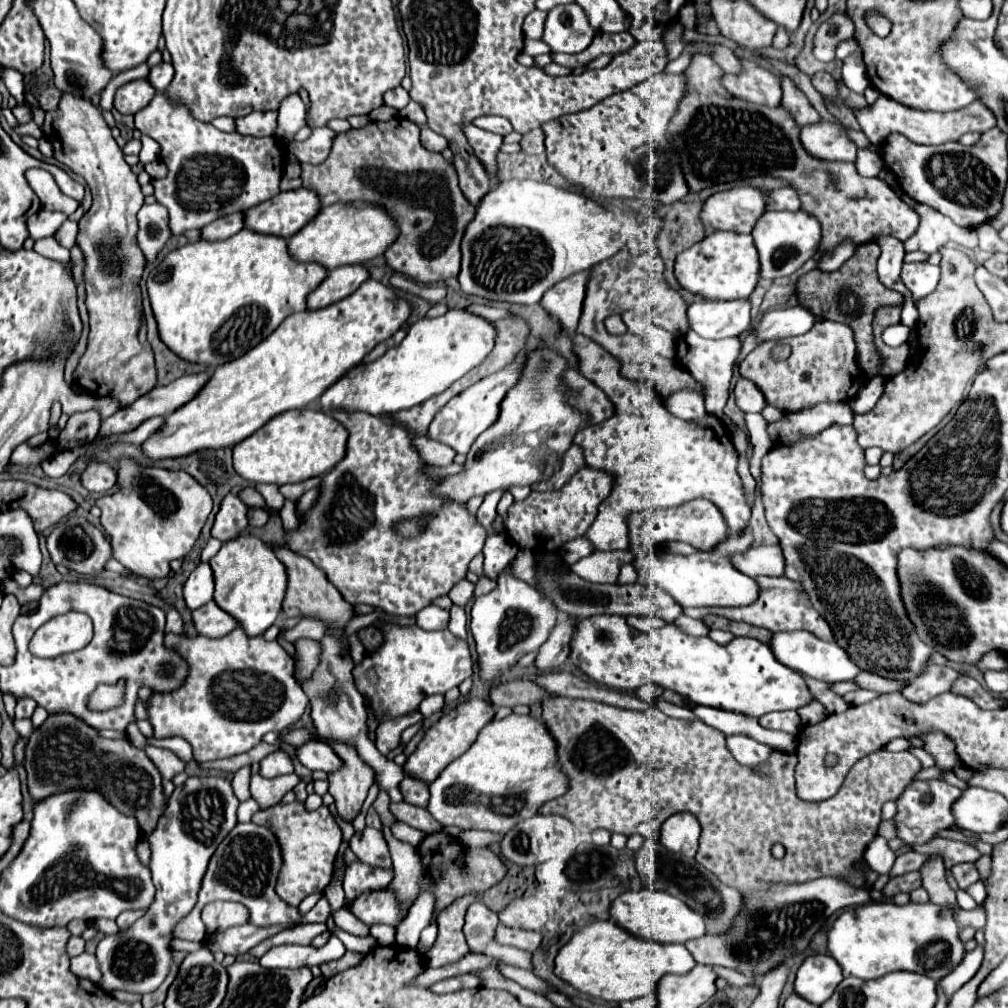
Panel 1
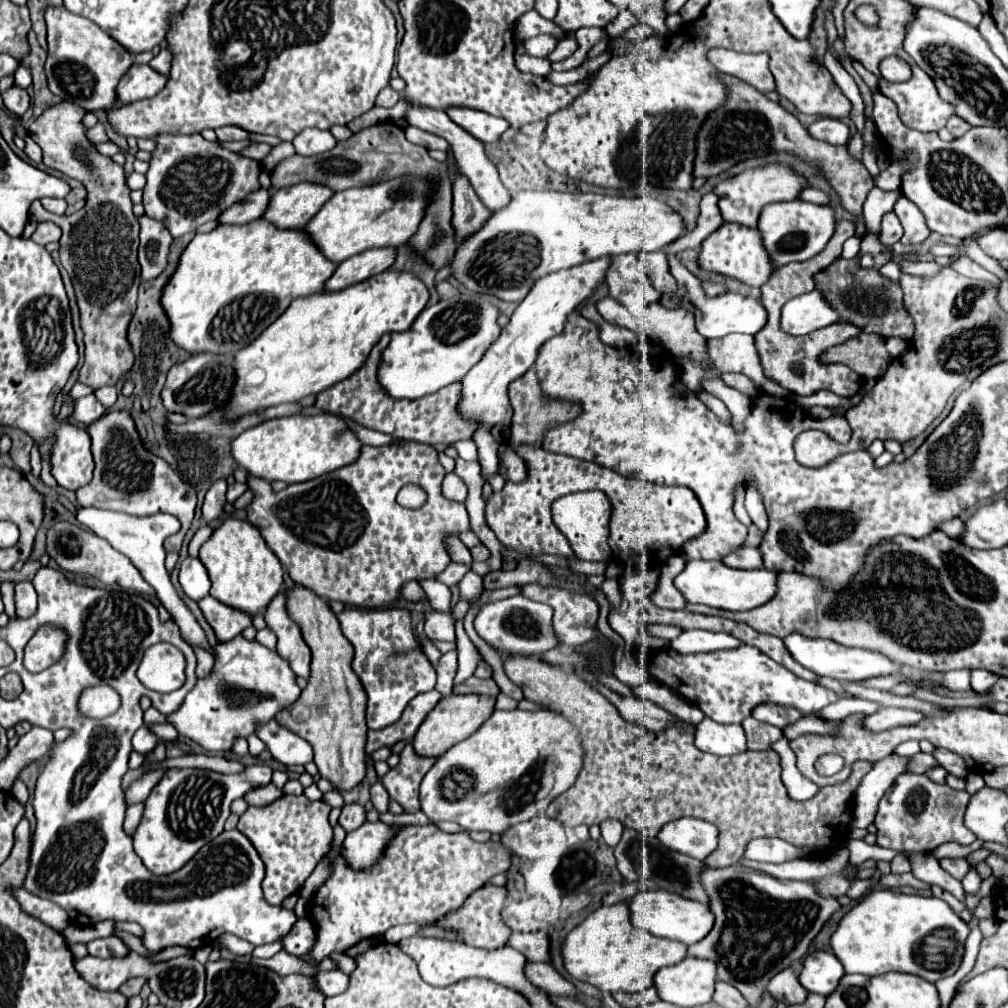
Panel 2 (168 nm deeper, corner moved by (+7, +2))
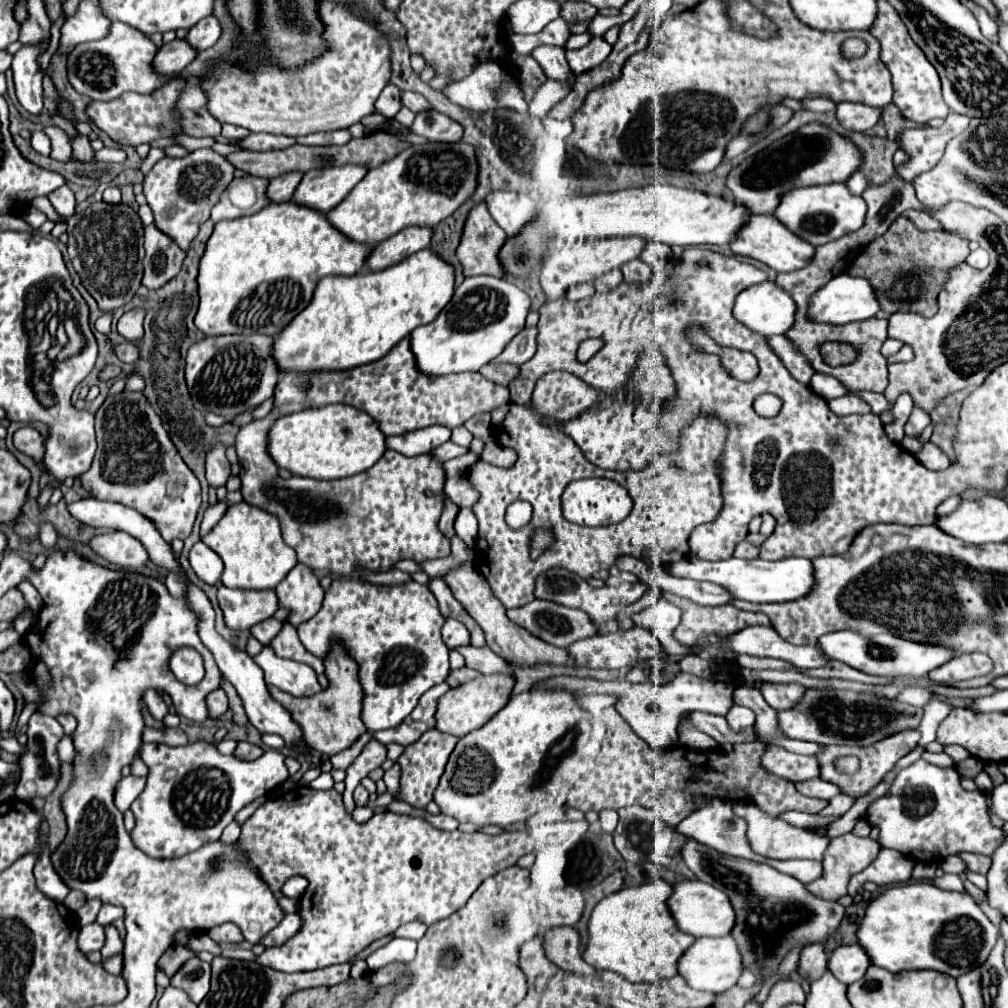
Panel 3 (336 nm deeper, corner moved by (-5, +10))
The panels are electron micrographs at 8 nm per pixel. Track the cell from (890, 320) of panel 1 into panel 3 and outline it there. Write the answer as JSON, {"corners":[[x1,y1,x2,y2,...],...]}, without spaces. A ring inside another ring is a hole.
{"corners":[[826,342,822,344,822,358,830,366,840,366,854,362,858,356,856,350,850,348,850,344,840,344,840,342]]}

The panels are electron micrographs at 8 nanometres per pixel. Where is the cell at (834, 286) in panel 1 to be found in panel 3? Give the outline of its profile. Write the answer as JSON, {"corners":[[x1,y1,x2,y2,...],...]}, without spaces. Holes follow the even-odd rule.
{"corners":[[898,216,886,234,872,240,858,254,858,258,848,268,848,274,868,278,874,284,876,298,880,302,880,308,886,314,912,312,912,314,930,318,936,314,936,308,938,308,936,296,948,278,948,270,952,266,964,262,968,252,970,252,968,242,958,238,956,234,946,232,946,230,920,232,908,218],[884,250,886,250,886,254,882,254],[876,274,878,274,878,284,876,284],[888,276,898,276,898,278,892,282],[884,278,888,278,890,284,886,284],[922,278,924,278,924,282,922,282]]}

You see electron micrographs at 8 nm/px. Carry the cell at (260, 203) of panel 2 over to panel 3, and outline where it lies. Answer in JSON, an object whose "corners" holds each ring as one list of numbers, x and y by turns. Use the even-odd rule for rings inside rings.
{"corners":[[282,174,278,178,272,178,268,188,266,188,266,196,270,202,288,202,300,182,302,174]]}

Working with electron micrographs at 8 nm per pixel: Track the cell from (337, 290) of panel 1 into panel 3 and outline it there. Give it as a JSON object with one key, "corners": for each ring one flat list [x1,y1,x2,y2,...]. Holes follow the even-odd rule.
{"corners":[[418,226,404,228,398,234,376,244,366,258,366,266,372,272,394,266,404,258,412,256,414,252,428,248,430,238,432,238,432,228,418,228]]}

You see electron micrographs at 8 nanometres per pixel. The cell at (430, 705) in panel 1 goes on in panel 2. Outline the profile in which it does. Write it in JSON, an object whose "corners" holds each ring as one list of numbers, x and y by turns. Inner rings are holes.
{"corners":[[456,652,442,654,442,658,438,660,438,666,436,666,436,674,438,674,436,690,442,692,442,696,452,694,454,676,456,676]]}

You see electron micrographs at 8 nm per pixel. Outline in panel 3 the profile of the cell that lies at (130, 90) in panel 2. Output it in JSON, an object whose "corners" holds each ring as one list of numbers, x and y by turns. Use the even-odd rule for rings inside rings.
{"corners":[[172,40,170,44,164,44,158,50,152,66,158,74,164,74,164,76,180,74,196,58,196,54,198,52,192,50,186,40]]}

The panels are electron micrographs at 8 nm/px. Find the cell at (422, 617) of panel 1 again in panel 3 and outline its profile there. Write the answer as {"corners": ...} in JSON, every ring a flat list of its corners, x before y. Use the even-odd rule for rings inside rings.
{"corners":[[446,618,444,626,442,626,442,640,452,650,456,646,470,644,470,634,462,622,458,622,454,618]]}

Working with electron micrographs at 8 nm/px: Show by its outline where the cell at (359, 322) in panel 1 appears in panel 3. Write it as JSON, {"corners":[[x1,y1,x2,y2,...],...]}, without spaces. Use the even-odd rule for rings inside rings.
{"corners":[[420,250,382,272,322,278,306,310,274,338,270,356,280,372,344,372,380,360,414,328,430,324,450,302,454,270,430,250]]}

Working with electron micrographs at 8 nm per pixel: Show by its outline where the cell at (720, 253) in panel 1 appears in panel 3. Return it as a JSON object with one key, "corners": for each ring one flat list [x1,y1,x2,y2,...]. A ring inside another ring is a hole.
{"corners":[[750,214,748,220,746,220,746,226,742,226,742,230,738,230,738,234,732,238,730,250,734,254,754,258,754,260,758,260,758,262,774,268,776,272,798,270,798,268,806,266,806,262,814,254,814,246,810,246,808,242,798,240,796,234,790,234,790,230,786,230,782,226,782,222,778,222,772,214,764,214,764,216]]}

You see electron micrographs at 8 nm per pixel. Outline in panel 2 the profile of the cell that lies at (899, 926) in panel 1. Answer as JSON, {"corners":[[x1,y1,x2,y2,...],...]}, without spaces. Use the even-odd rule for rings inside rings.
{"corners":[[872,890,866,894,838,924,838,930,832,934,832,952,844,964,846,974,864,974,878,976,886,972,906,972,922,976,928,982,952,976,962,962,964,942,970,934,970,926,940,898,922,898,908,896,892,890]]}

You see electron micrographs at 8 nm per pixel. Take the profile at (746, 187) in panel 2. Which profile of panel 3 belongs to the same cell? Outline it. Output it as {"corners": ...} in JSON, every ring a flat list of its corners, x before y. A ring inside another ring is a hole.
{"corners":[[808,124,796,134,780,138,774,148,766,148,752,158,746,158,728,174,728,188,732,190,736,202,746,206,754,214,772,214,778,206,784,188,804,188,820,186,832,182,846,182,860,166,860,150,846,138,838,136,826,126]]}

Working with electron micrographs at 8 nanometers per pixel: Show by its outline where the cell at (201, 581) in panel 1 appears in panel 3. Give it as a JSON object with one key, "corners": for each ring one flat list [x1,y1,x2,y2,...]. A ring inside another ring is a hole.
{"corners":[[204,542,194,544,194,548,190,550,190,566,194,568,196,576,210,586,216,586,224,572,222,560]]}

